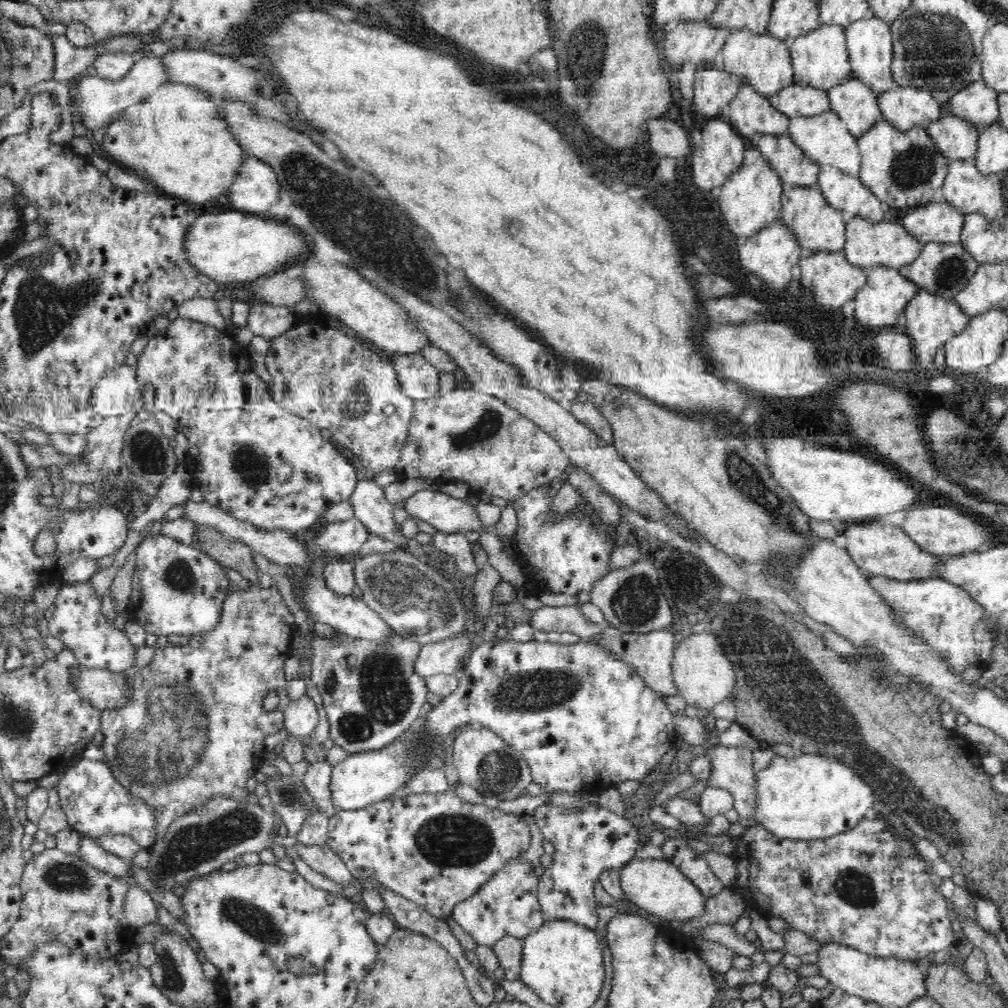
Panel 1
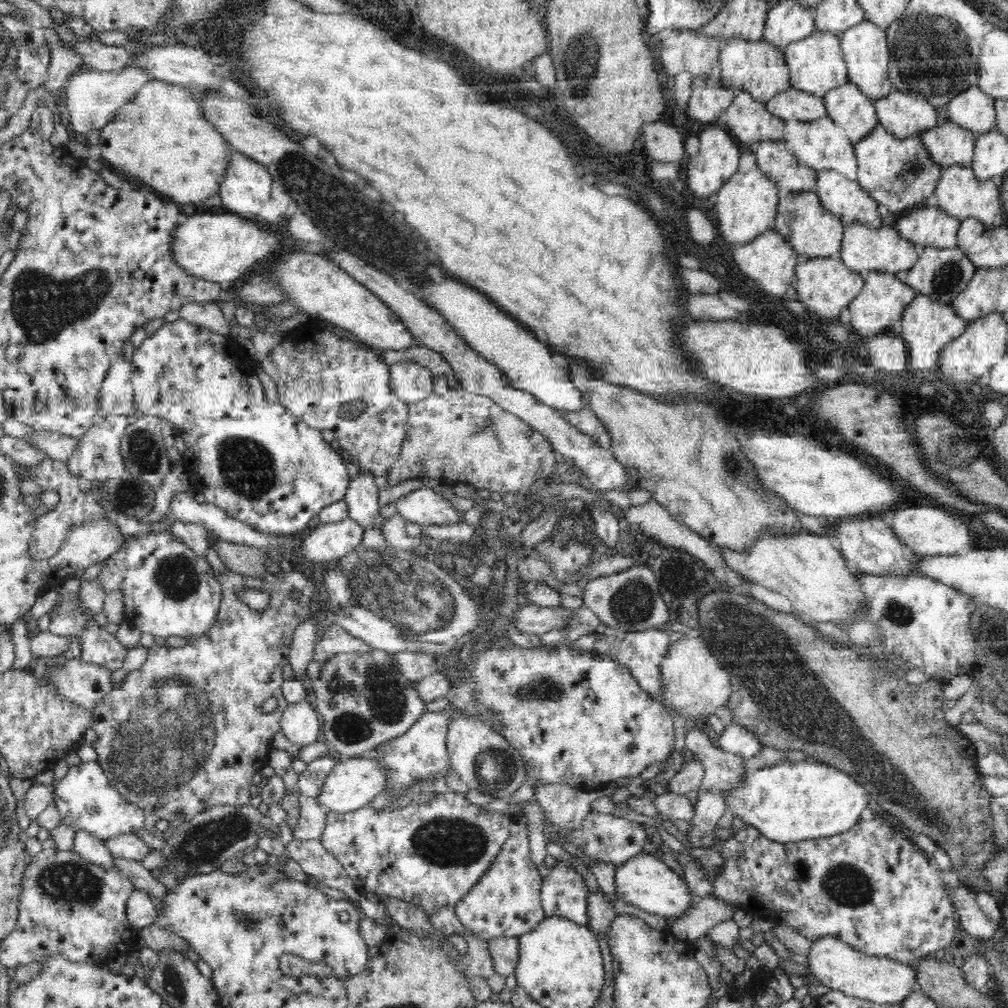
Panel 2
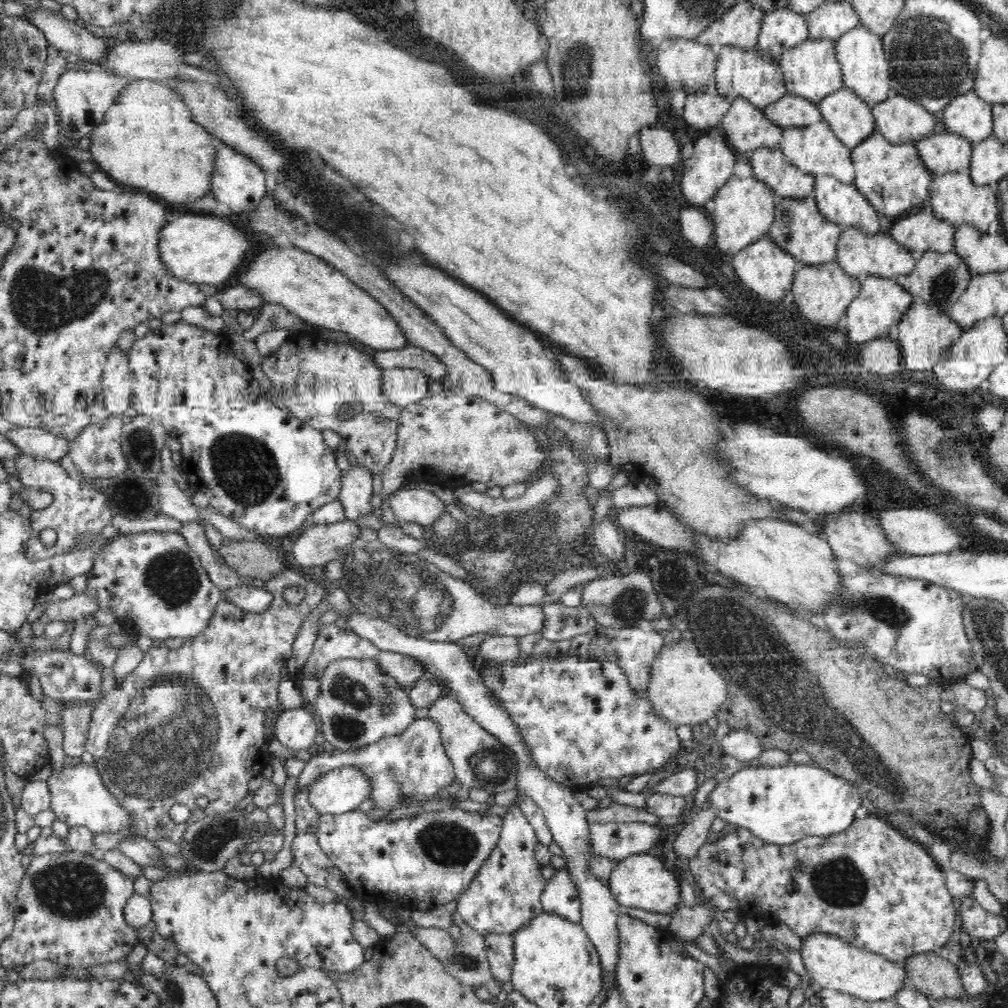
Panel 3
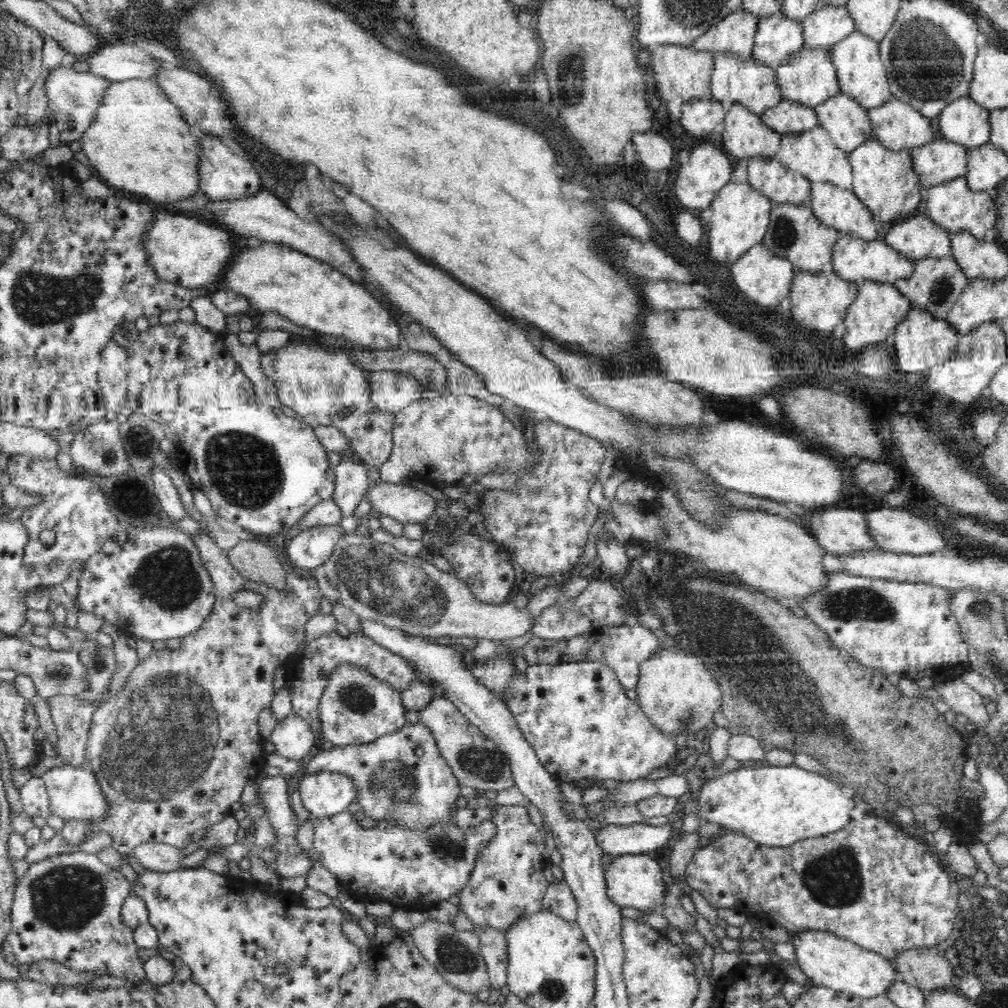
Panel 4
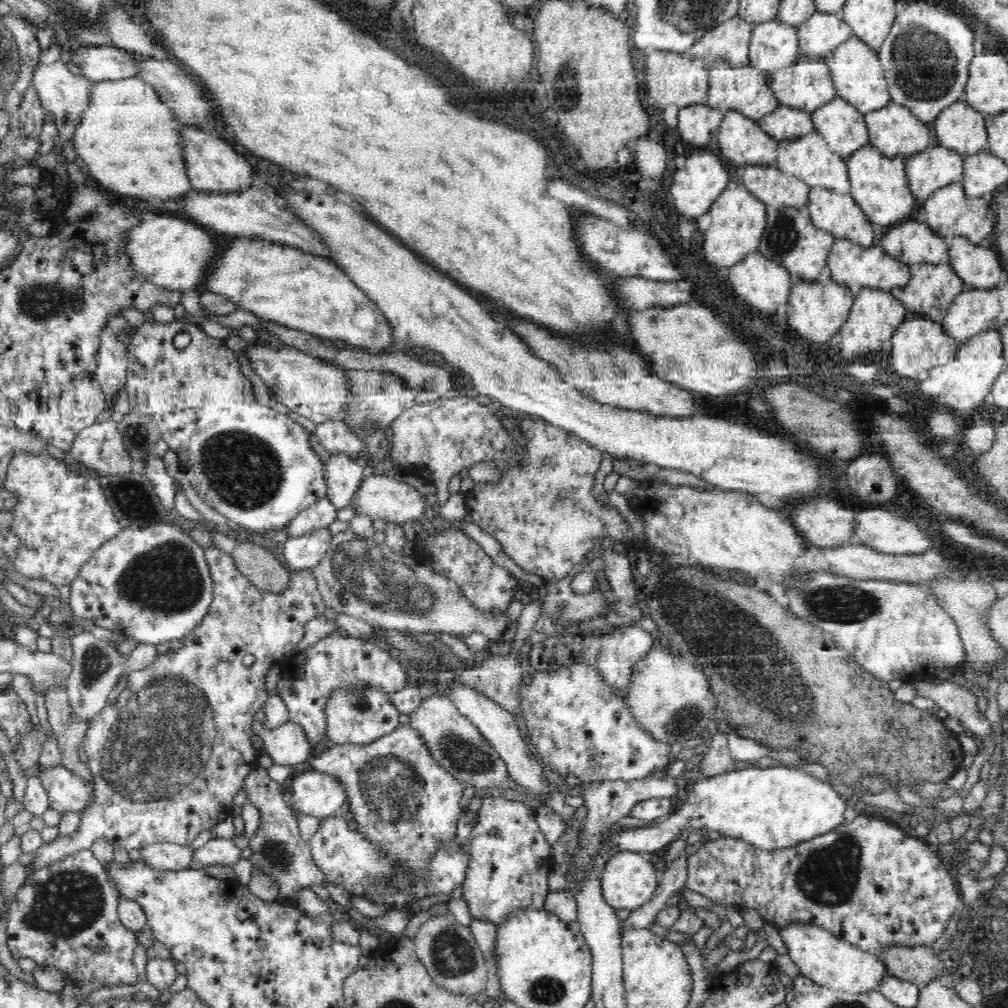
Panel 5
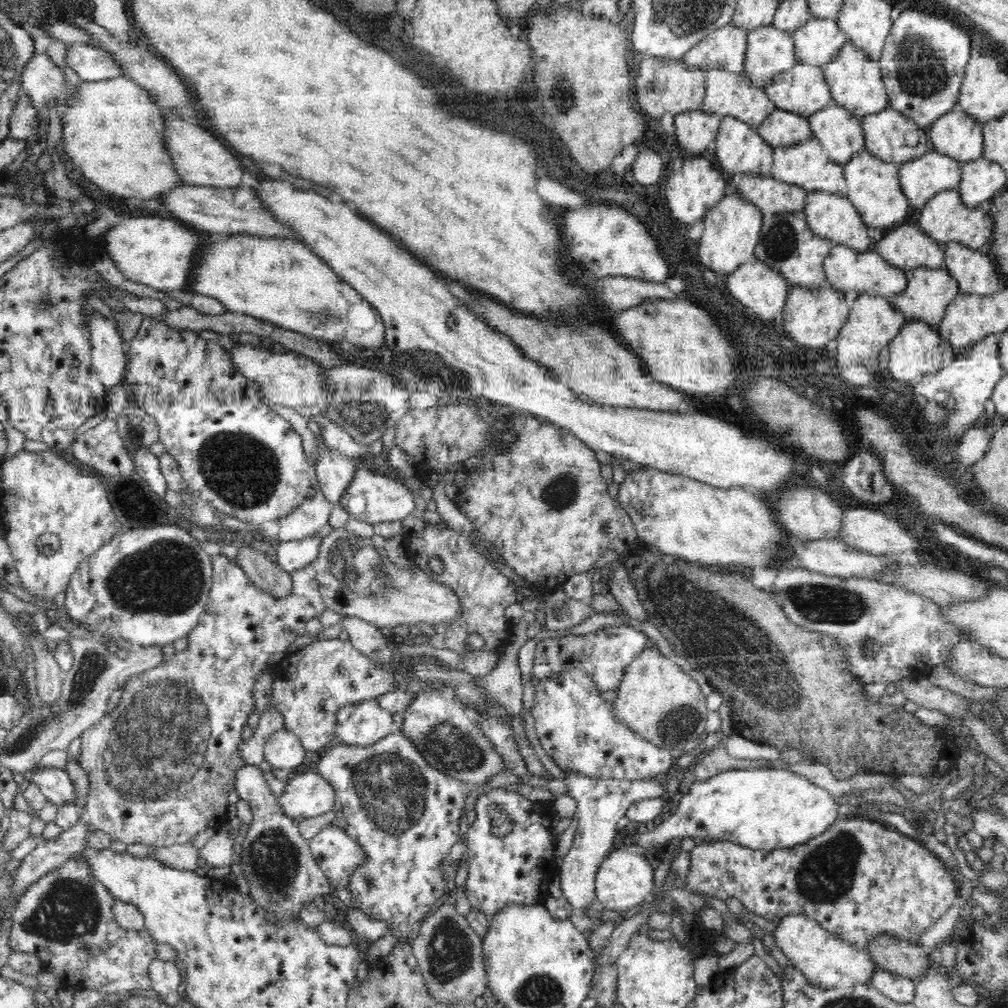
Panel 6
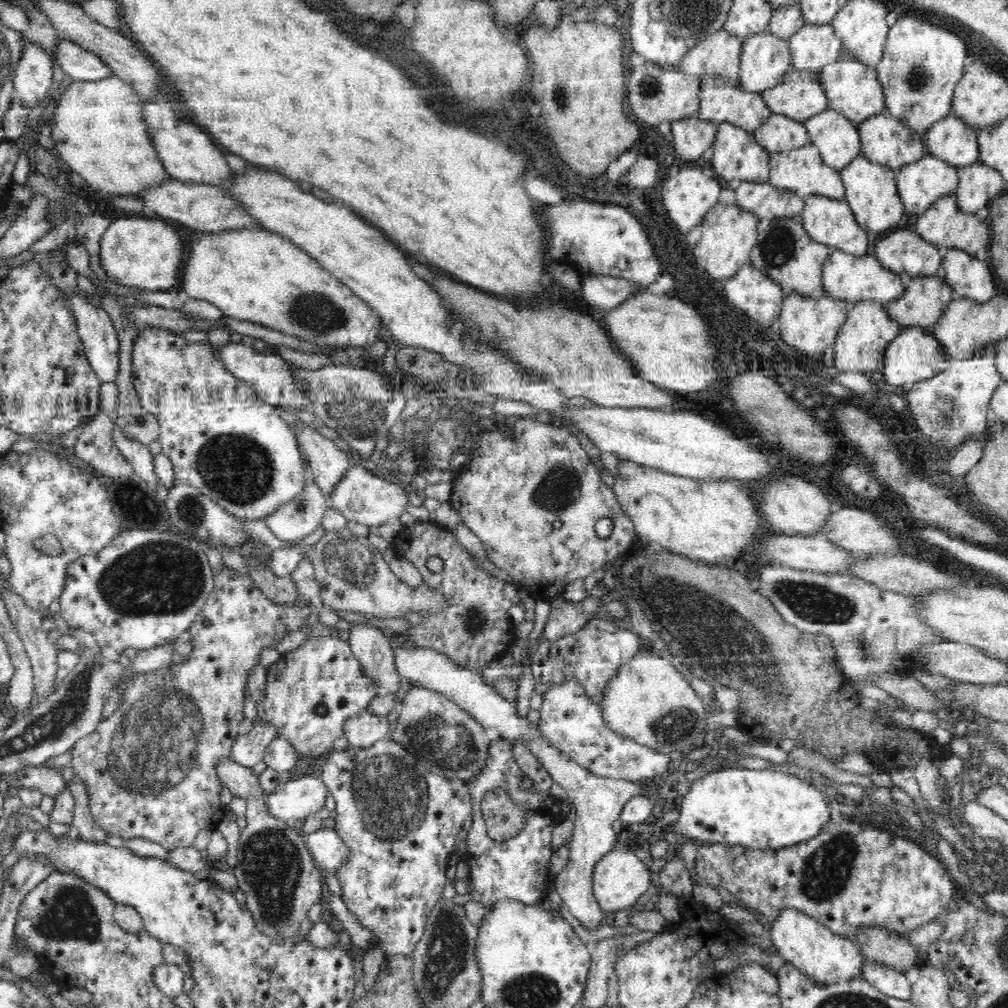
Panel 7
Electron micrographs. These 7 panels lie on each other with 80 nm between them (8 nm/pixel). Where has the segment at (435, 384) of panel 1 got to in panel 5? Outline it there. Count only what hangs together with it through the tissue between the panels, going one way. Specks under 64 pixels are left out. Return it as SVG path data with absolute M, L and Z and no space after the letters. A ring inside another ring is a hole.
M347 369L352 380L352 390L355 398L350 402L346 424L354 429L354 434L361 433L361 426L366 423L368 427L374 421L380 425L390 426L404 409L410 408L416 399L417 391L406 383L406 379L388 371L366 371Z

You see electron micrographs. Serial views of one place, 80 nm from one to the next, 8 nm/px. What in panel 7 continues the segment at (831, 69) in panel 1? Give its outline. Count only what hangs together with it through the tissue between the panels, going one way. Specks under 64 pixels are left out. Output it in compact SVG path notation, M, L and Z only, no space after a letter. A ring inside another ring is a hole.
M793 67L772 88L762 92L773 114L784 114L800 122L829 108L820 75L810 69Z

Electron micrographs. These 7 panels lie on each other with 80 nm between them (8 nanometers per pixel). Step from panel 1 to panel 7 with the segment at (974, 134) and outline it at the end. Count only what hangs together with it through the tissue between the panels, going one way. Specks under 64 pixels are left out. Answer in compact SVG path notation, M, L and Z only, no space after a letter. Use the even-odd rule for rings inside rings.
M930 154L899 168L896 184L906 212L919 216L938 197L946 193L956 193L958 175L959 169L956 166Z

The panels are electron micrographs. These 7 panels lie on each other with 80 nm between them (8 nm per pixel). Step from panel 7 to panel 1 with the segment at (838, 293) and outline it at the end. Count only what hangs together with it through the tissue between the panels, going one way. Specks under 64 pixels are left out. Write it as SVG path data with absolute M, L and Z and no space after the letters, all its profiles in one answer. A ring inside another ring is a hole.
M856 215L847 222L846 242L843 251L850 263L866 269L878 265L898 269L916 260L924 246L924 242L909 233L900 220L886 222L882 219L878 222L872 222L866 217Z

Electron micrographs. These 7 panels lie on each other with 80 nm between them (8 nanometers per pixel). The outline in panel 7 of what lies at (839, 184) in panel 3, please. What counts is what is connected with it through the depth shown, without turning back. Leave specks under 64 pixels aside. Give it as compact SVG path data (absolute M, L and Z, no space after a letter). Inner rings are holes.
M808 195L805 198L805 206L802 212L802 223L808 231L812 240L820 241L821 244L828 244L833 249L840 248L846 253L862 256L868 249L868 240L866 239L867 230L860 226L852 207L848 204L848 199L836 199L822 195Z

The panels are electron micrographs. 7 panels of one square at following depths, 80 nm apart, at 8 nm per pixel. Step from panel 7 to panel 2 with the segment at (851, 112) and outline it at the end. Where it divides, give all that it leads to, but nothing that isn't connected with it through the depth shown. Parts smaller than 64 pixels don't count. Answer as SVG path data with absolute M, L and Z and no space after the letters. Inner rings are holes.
M868 20L852 25L841 35L842 52L846 59L848 80L860 87L864 95L876 100L888 96L894 90L889 77L889 54L887 30Z

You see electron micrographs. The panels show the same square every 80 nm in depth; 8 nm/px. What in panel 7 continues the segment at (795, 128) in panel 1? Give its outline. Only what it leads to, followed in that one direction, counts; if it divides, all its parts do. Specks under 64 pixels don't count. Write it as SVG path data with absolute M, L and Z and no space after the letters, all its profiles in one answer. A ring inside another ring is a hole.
M812 142L802 145L800 148L773 152L770 156L770 165L769 180L776 187L796 191L804 198L808 195L822 195L842 199L845 196L846 187L842 181L841 172L824 163L820 149Z

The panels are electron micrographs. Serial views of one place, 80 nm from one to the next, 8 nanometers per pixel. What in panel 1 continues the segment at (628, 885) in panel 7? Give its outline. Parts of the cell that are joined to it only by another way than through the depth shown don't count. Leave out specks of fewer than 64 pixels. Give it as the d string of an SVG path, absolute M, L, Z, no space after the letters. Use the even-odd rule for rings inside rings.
M633 858L621 869L620 885L628 900L656 916L662 916L672 925L702 918L706 914L706 895L679 868L663 859Z

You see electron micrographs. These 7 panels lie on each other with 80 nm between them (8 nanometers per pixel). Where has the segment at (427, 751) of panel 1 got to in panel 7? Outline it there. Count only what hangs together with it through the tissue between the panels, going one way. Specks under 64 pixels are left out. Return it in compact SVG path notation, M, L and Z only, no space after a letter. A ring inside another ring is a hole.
M305 774L276 785L266 801L274 817L288 822L320 812L328 796L330 791L318 775Z

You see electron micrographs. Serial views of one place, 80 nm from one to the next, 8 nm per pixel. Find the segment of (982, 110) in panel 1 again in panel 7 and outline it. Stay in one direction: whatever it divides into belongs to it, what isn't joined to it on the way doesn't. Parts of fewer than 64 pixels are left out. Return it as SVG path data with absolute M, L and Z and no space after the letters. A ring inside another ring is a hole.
M950 114L938 120L928 132L924 134L927 154L940 157L942 160L960 169L976 164L980 161L980 143L978 143L979 130L967 124L962 117Z

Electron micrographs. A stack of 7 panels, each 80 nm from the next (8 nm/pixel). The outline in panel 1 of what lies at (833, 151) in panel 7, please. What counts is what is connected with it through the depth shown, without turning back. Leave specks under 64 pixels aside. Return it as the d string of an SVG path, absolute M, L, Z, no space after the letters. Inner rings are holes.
M853 76L827 90L832 112L842 117L848 131L856 138L883 119L879 106L879 94L870 85Z

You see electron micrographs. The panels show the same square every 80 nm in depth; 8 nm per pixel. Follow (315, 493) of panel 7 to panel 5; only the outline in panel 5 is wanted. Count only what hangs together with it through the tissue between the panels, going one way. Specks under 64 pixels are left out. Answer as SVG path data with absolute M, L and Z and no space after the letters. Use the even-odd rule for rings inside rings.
M324 496L292 519L292 522L286 526L287 536L302 536L316 529L326 528L336 520L338 520L338 509L327 496Z

